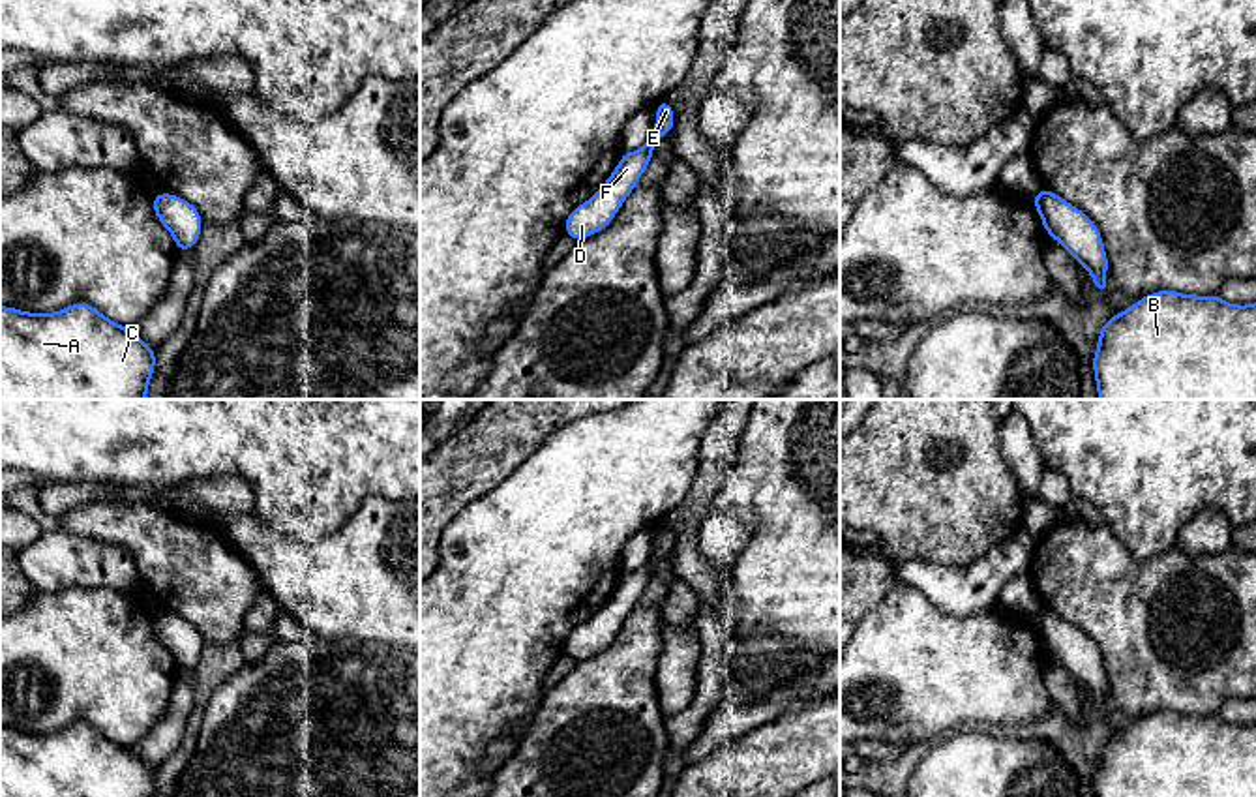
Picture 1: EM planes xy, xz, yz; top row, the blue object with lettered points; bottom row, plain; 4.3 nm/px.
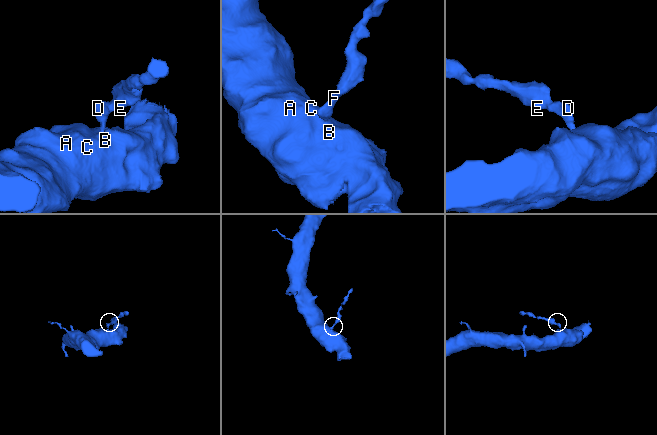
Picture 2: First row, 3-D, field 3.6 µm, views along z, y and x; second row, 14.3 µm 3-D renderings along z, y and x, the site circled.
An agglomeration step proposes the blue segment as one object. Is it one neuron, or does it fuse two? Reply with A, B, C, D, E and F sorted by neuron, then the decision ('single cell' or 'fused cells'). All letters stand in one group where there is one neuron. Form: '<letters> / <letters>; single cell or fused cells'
A B C D E F; single cell

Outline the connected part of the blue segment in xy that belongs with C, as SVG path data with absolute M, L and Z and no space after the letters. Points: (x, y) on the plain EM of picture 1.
M86 722L54 733L0 726L0 797L152 797L156 767Z

